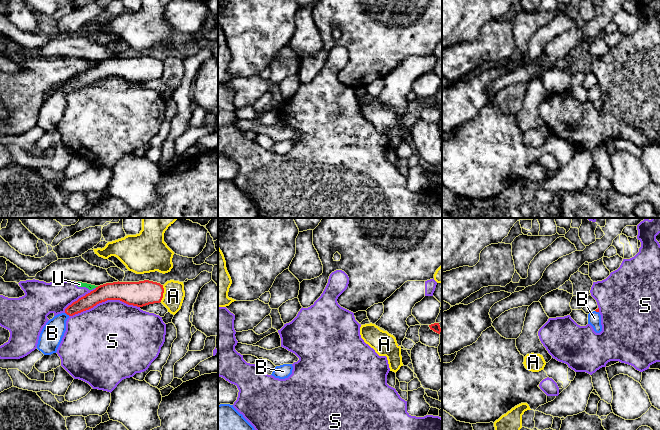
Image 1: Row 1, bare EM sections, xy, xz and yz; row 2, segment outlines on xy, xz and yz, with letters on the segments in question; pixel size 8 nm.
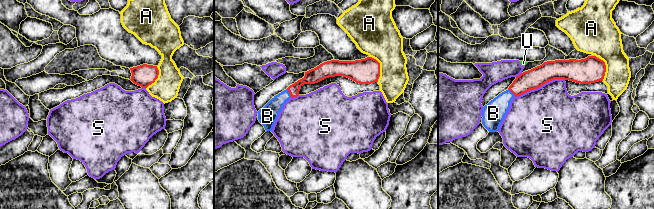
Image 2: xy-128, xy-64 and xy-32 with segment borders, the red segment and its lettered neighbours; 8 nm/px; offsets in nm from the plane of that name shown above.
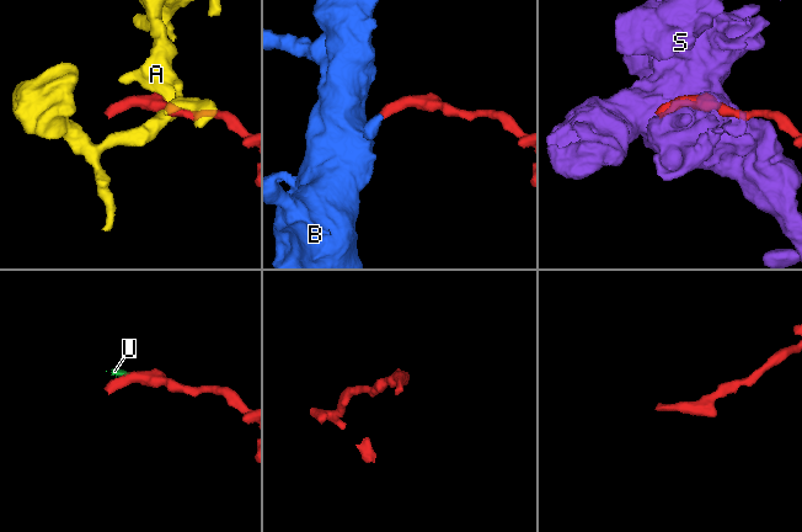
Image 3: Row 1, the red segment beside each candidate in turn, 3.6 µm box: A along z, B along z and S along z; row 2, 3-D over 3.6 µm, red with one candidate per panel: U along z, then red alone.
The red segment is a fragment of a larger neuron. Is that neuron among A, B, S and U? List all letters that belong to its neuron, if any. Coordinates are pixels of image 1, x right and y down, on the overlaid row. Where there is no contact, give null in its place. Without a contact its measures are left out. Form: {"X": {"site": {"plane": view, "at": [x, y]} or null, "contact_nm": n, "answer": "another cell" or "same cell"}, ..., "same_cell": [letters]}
{"A": {"site": {"plane": "xy", "at": [163, 292]}, "contact_nm": 140, "answer": "another cell"}, "B": {"site": {"plane": "xy", "at": [67, 314]}, "contact_nm": 50, "answer": "same cell"}, "S": {"site": {"plane": "xy", "at": [104, 301]}, "contact_nm": 550, "answer": "another cell"}, "U": {"site": {"plane": "xy", "at": [96, 287]}, "contact_nm": 30, "answer": "another cell"}, "same_cell": ["B"]}

